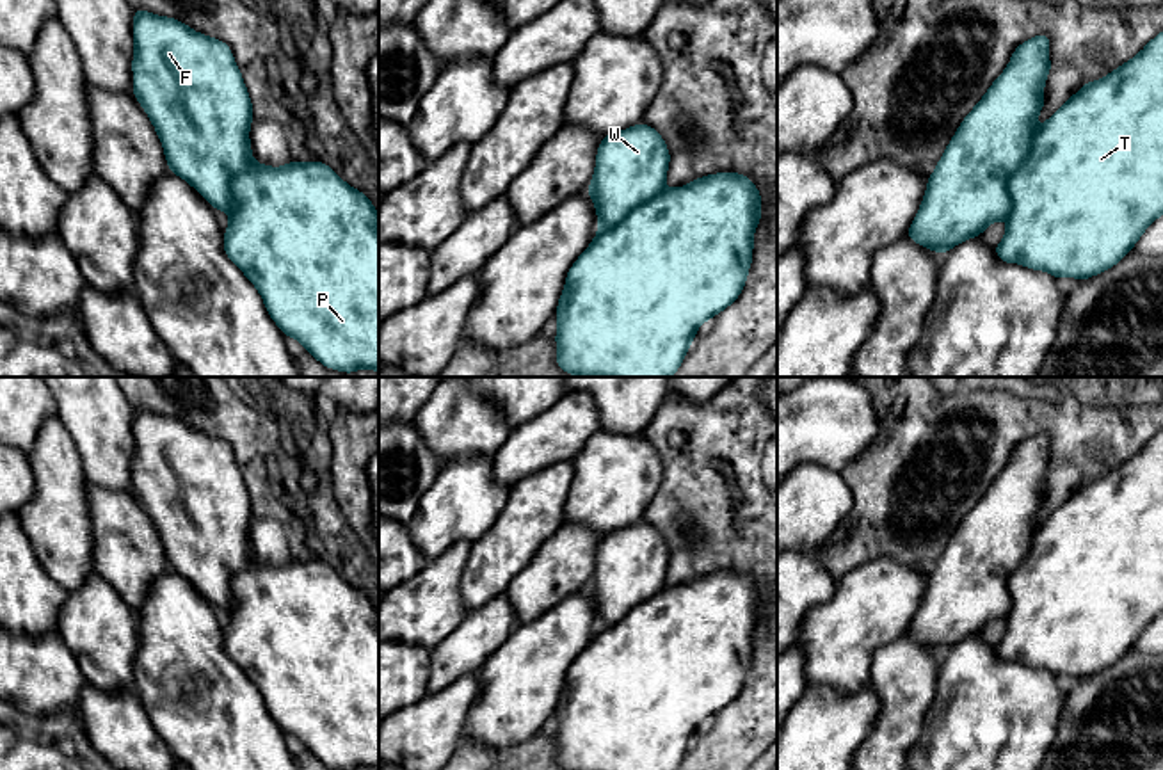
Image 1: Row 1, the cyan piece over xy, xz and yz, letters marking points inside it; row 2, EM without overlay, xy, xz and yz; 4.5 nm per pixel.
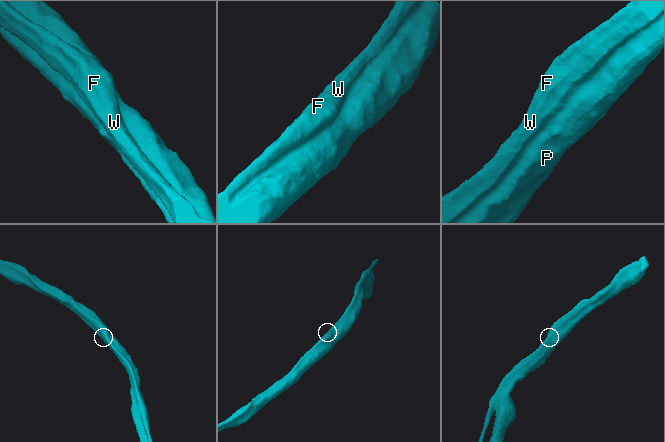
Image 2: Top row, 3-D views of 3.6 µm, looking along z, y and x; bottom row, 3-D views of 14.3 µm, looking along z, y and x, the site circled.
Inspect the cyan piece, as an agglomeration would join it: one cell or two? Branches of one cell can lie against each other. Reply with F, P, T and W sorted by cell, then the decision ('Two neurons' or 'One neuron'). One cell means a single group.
Groups: F W / P T. Two neurons

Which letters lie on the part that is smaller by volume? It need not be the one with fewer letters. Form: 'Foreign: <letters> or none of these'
Foreign: F, W

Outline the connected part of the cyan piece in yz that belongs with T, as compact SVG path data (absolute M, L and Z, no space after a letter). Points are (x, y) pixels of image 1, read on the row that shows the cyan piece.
M1163 32L1154 36L1131 60L1101 80L1081 84L1081 89L1039 128L1030 155L1010 176L1008 192L1010 212L1007 215L1007 233L994 247L998 258L1005 263L1044 270L1056 279L1076 277L1083 281L1115 267L1135 247L1143 231L1163 215Z

